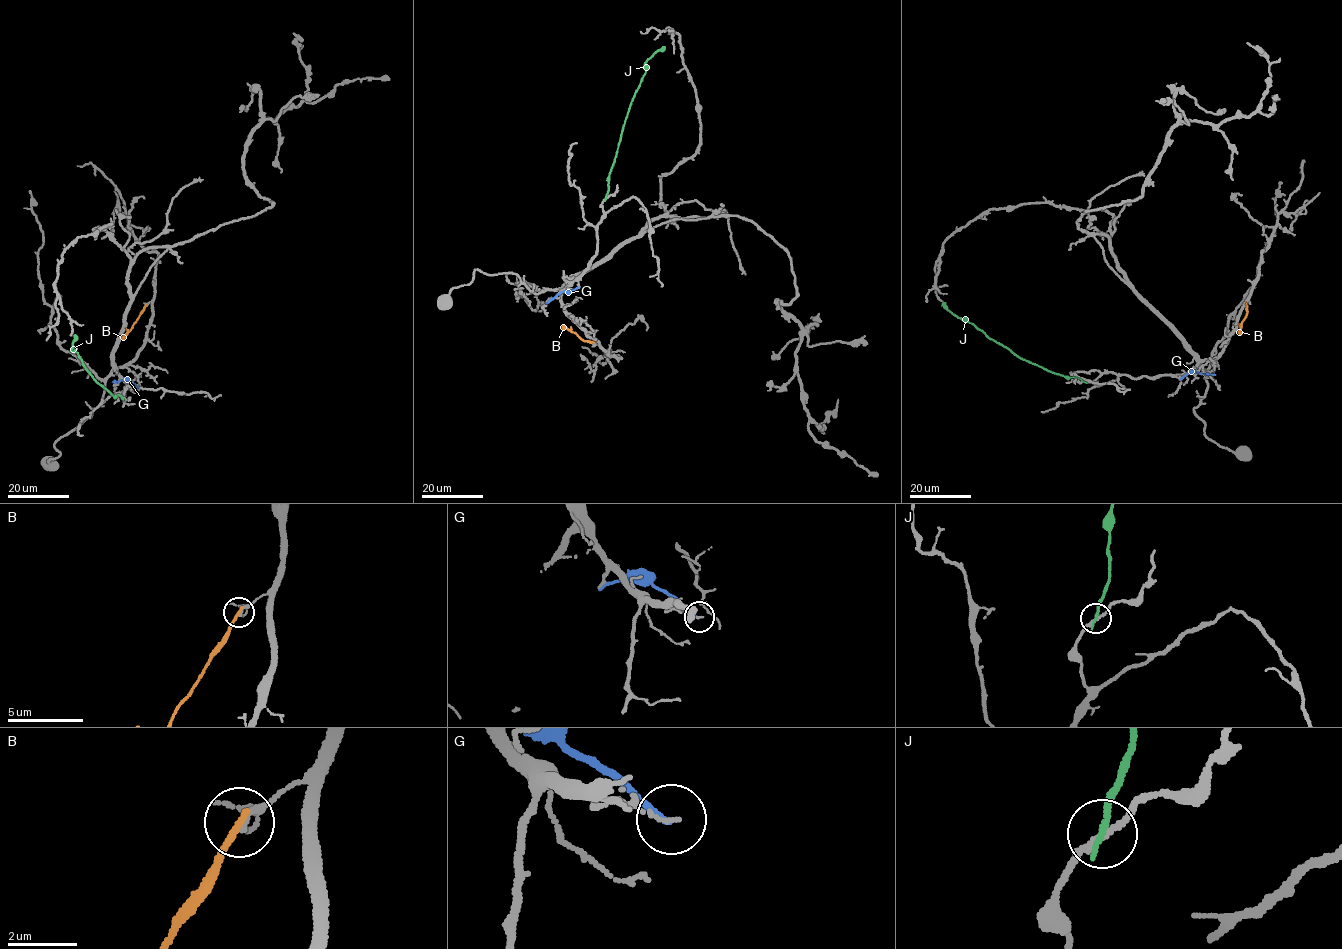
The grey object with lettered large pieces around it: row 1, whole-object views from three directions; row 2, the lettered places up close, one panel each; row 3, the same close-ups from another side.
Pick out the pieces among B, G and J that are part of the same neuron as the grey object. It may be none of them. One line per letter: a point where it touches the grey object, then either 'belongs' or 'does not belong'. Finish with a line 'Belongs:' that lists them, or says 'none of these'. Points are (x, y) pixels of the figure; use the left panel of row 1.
B: meets grey at (146, 305); does not belong
G: meets grey at (138, 387); does not belong
J: meets grey at (123, 398); does not belong
Belongs: none of these

